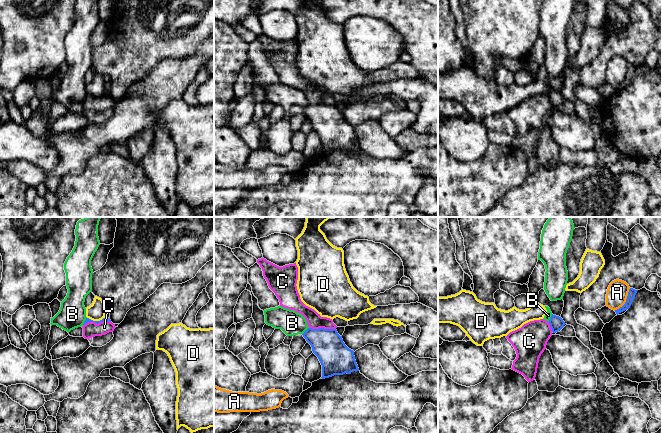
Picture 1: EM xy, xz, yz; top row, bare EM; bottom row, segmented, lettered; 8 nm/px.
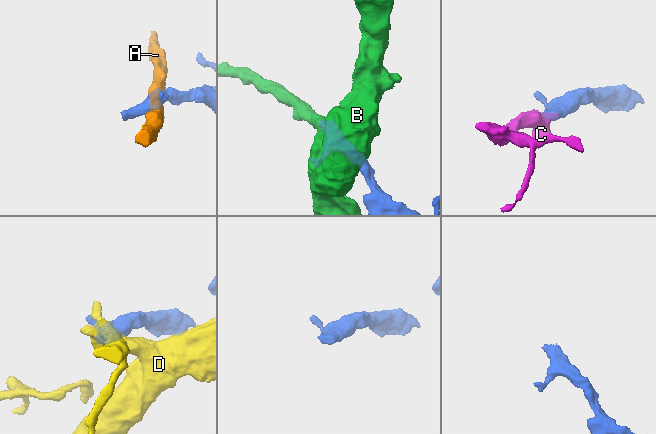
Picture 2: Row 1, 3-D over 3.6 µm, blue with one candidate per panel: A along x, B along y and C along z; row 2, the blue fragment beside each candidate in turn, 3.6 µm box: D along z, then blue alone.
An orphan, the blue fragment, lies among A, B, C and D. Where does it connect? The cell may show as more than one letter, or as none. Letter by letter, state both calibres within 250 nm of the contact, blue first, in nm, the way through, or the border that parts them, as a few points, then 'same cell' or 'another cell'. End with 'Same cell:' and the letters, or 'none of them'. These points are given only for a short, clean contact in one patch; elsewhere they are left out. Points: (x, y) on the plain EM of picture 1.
A: 70 nm thick on the blue side, 170 nm on the other; another cell
B: 110 nm thick on the blue side, 50 nm on the other; border along yz (552, 90), (548, 97); another cell
C: 40 nm thick on the blue side, 120 nm on the other; runs through xy (87, 96), (96, 99), (91, 105); same cell
D: 40 nm thick on the blue side, 140 nm on the other; border along xy (87, 93), (93, 96), (104, 94); another cell
Same cell: C

